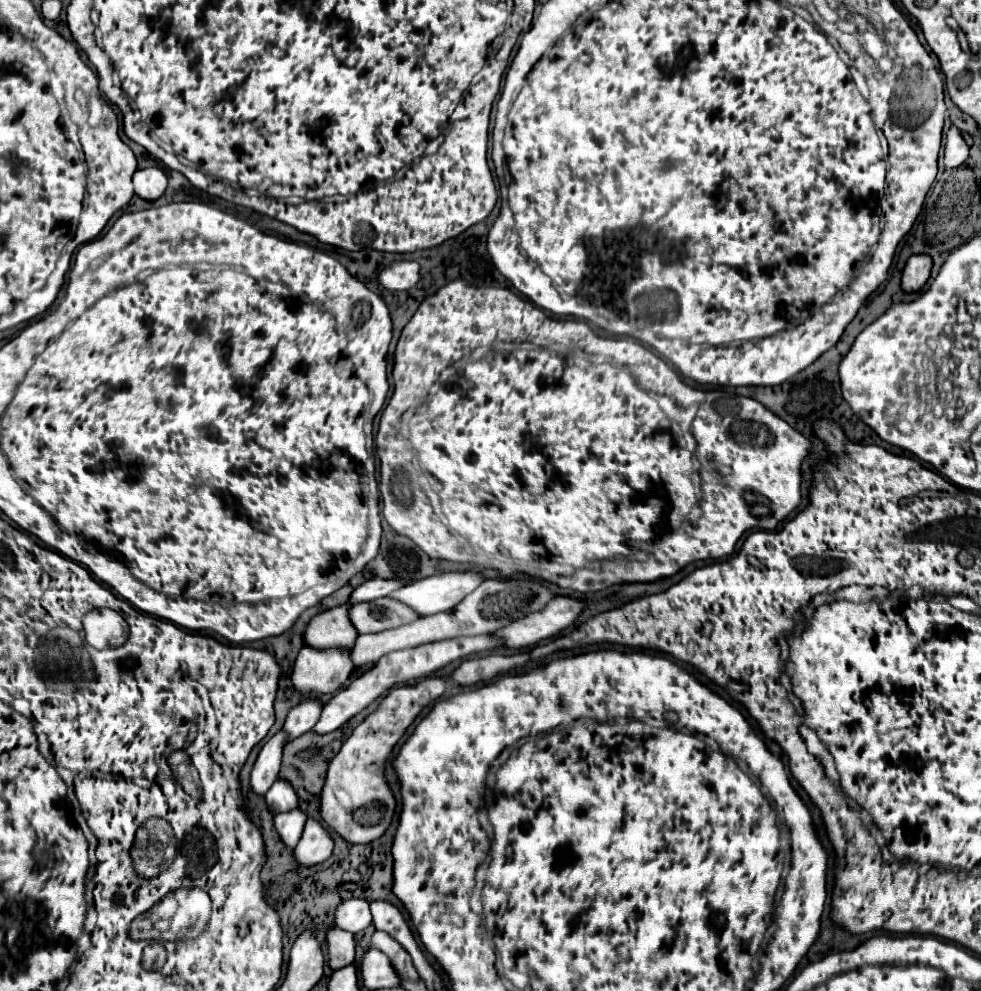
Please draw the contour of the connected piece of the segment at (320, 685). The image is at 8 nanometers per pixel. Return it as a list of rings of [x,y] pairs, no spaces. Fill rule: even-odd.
[[[304,646],[294,662],[292,684],[298,692],[330,694],[350,678],[352,670],[350,648],[318,650]]]

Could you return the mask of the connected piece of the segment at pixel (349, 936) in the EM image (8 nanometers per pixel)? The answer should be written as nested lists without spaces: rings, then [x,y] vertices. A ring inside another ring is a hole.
[[[332,928],[328,932],[328,954],[330,954],[330,968],[338,970],[354,962],[356,956],[356,940],[352,932]]]

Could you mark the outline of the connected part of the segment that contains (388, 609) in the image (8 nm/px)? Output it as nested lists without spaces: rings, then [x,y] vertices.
[[[394,598],[360,602],[360,604],[354,604],[350,610],[350,620],[354,620],[358,634],[398,628],[416,618],[418,618],[418,612],[414,612],[410,606],[406,606]]]

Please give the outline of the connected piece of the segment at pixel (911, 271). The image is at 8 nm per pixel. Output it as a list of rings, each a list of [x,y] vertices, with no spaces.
[[[926,254],[910,256],[906,262],[906,268],[902,272],[902,288],[906,292],[922,290],[930,278],[930,270],[932,270],[932,258],[930,256],[926,256]]]

